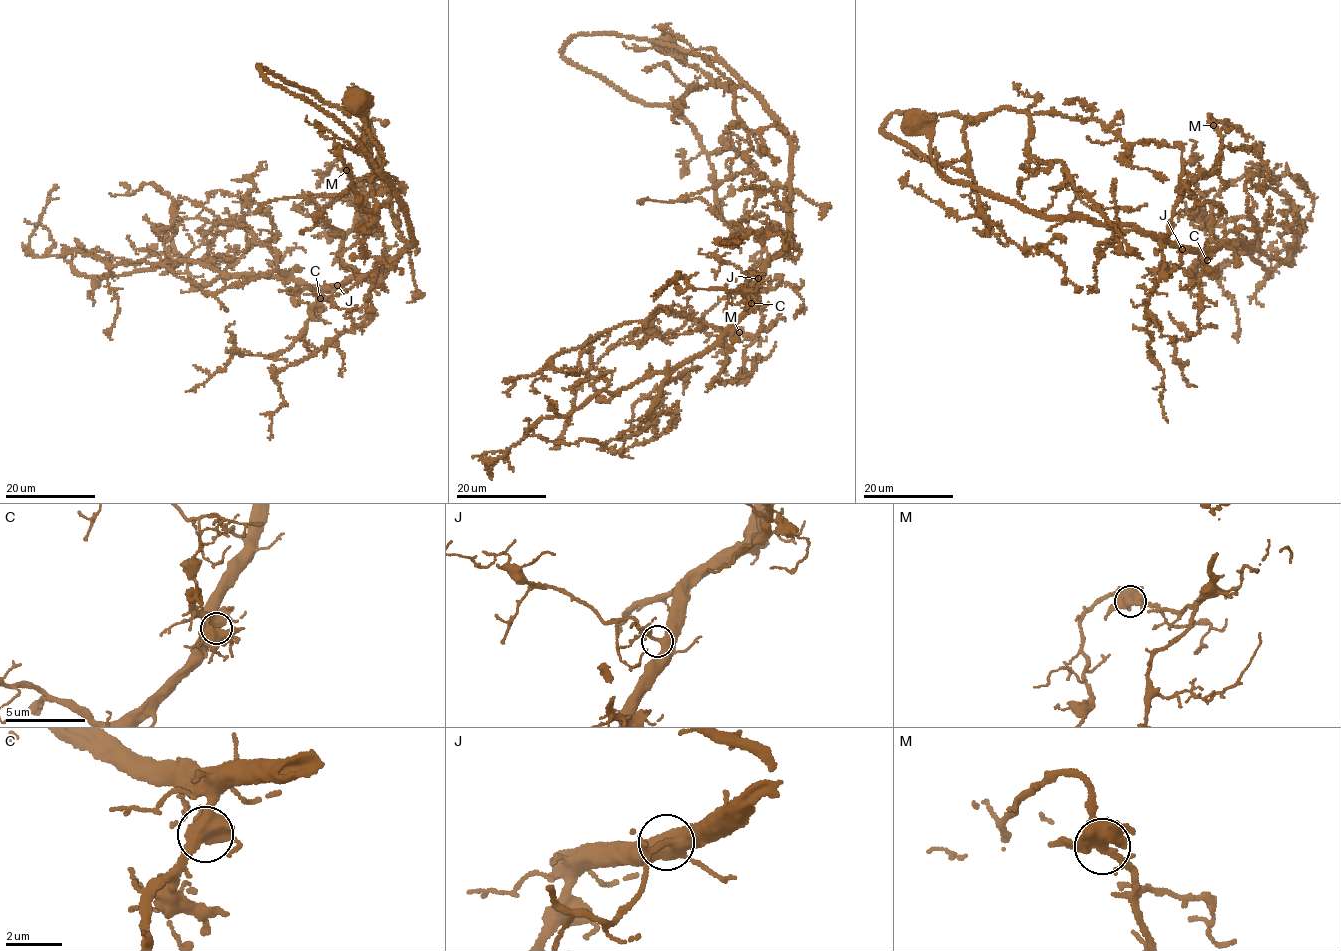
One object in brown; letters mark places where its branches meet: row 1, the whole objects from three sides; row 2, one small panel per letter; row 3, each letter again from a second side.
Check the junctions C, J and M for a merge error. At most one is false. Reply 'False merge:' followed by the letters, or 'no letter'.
False merge: no letter

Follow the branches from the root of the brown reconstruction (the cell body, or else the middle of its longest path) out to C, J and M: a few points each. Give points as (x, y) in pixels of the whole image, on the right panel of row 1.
C: (910, 125), (929, 138), (933, 163), (944, 177), (1046, 217), (1137, 227), (1198, 249), (1207, 260)
J: (910, 125), (929, 138), (933, 163), (944, 177), (980, 188), (1002, 200), (1046, 217), (1137, 227), (1182, 249)
M: (910, 125), (929, 138), (944, 177), (1046, 217), (1137, 227), (1163, 240), (1178, 198), (1218, 159), (1213, 125)

